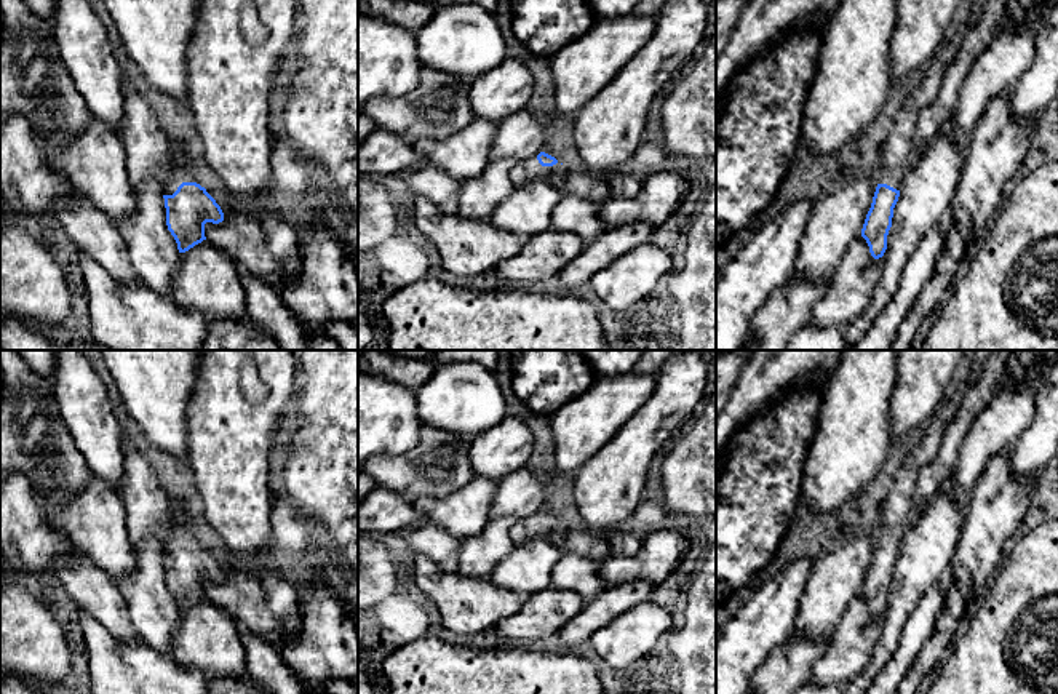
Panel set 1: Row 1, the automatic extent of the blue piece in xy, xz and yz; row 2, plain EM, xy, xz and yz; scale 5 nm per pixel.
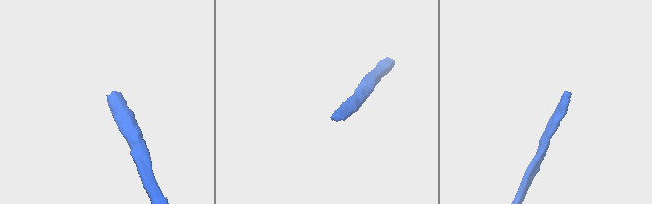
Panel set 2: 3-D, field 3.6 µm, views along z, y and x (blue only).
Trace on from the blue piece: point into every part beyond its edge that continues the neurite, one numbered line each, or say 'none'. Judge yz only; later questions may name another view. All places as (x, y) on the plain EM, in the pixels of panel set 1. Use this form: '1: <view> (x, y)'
1: yz (900, 502)

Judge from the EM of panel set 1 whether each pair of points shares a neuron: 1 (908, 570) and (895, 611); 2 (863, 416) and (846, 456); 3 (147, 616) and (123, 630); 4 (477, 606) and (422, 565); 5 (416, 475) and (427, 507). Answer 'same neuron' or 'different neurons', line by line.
1: same neuron
2: same neuron
3: different neurons
4: same neuron
5: different neurons

